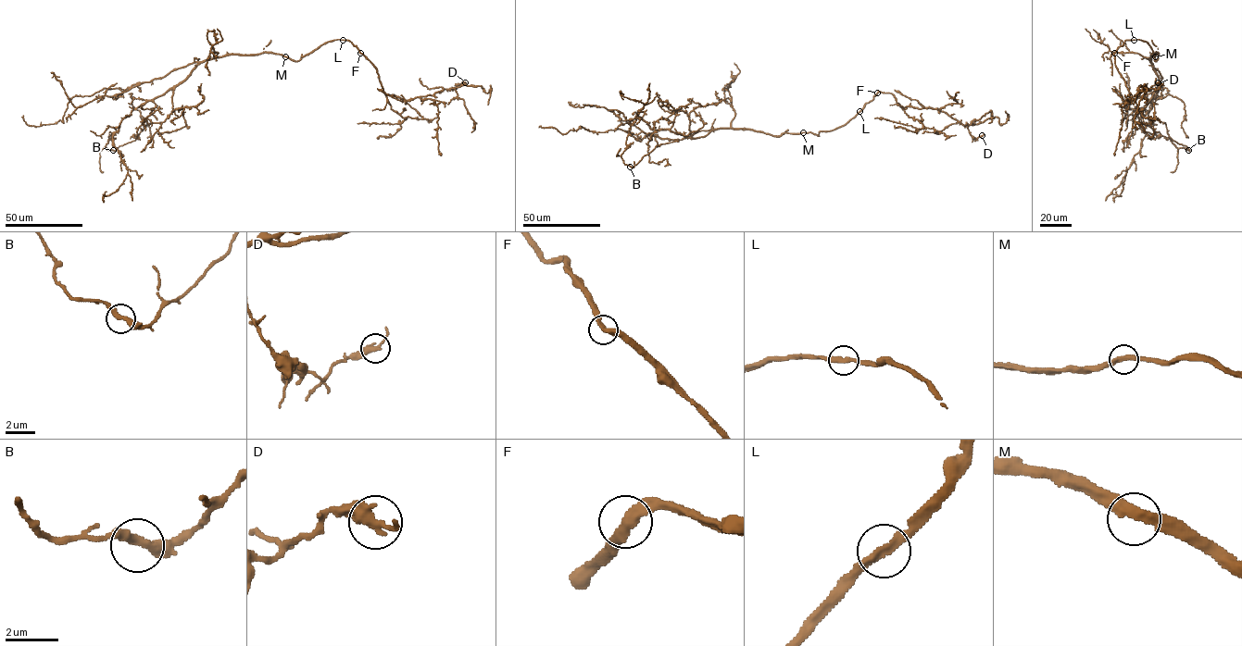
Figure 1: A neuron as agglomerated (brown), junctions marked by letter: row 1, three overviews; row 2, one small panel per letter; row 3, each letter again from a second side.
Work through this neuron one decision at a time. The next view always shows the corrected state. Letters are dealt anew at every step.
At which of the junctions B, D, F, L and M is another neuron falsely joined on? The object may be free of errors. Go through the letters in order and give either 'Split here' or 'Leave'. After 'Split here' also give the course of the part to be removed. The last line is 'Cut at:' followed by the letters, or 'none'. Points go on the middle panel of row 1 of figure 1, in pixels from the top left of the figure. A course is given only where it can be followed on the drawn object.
B: Leave
D: Leave
F: Leave
L: Leave
M: Leave
Cut at: none

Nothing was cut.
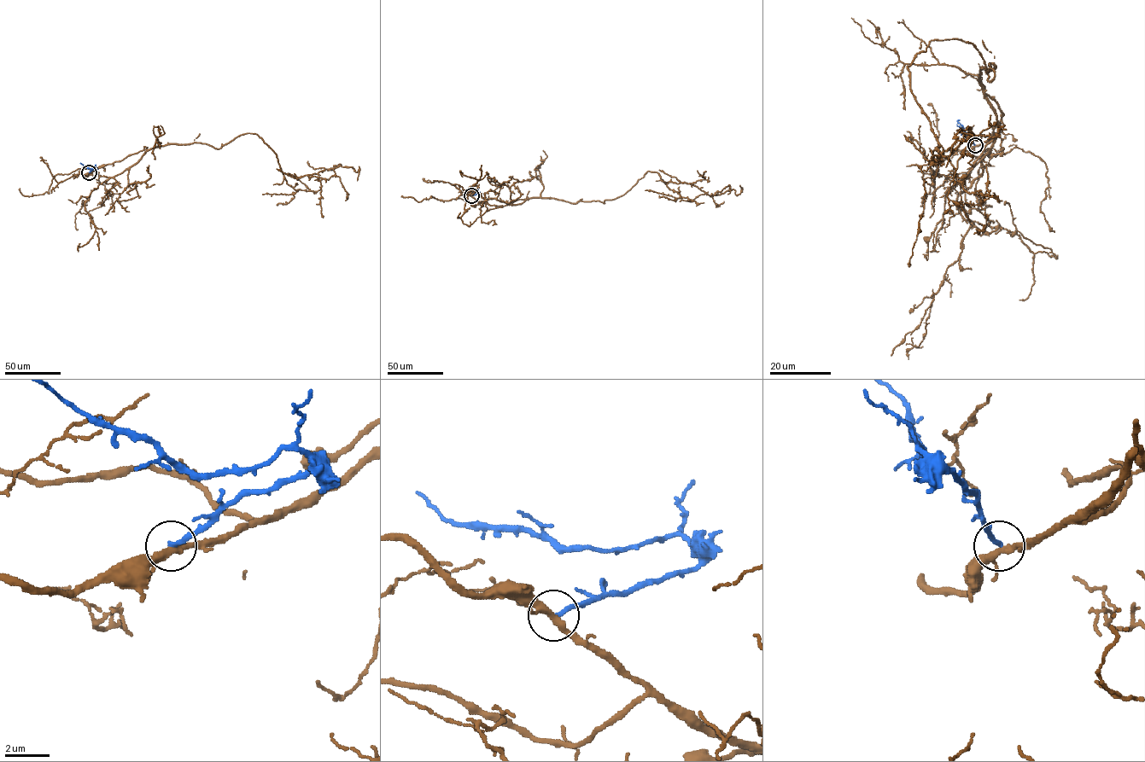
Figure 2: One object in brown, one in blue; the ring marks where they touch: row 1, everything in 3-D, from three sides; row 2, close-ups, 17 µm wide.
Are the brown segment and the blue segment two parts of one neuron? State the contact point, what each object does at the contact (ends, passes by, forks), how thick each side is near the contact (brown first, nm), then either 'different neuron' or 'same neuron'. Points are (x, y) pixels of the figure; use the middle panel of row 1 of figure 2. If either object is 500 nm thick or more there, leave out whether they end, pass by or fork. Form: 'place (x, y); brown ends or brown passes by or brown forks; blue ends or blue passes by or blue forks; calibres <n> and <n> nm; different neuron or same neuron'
place (471, 195); brown forks; blue ends; calibres 240 and 200 nm; different neuron

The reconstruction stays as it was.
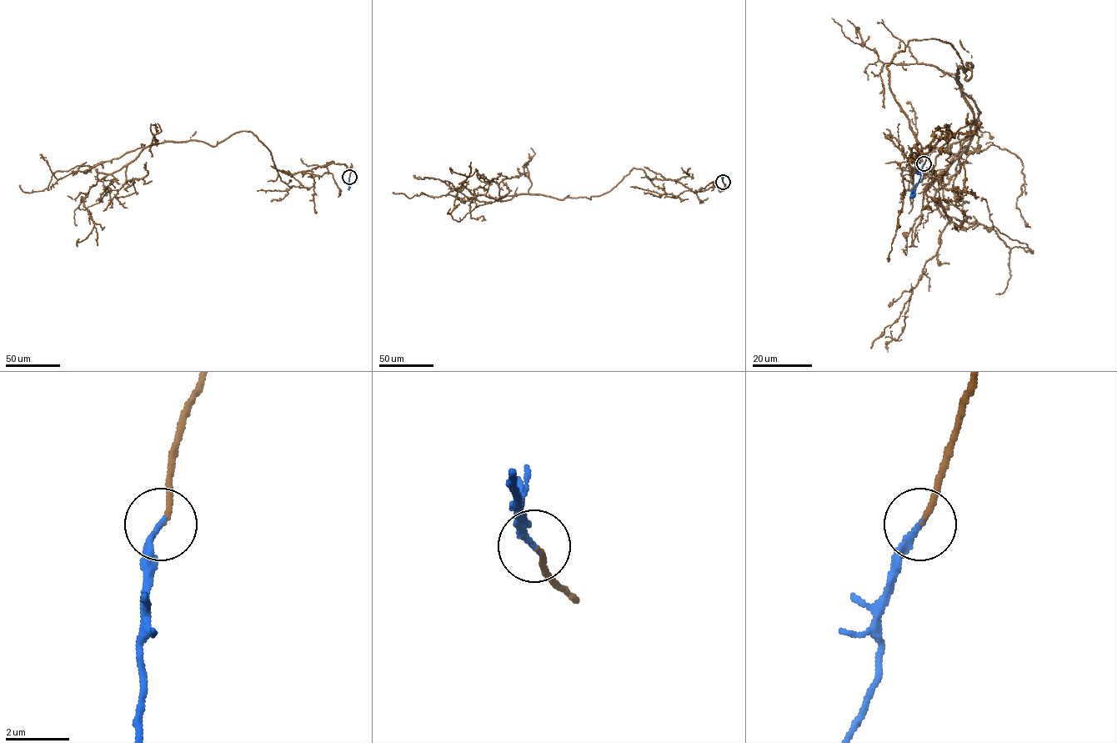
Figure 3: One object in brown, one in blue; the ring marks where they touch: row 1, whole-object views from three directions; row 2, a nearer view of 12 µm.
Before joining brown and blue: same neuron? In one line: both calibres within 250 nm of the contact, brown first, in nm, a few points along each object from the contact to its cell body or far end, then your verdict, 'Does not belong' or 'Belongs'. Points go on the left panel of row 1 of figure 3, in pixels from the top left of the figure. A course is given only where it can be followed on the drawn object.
Thickness 150 nm (brown) against 200 nm. Course of brown: (349, 177), (333, 163), (277, 170), (240, 131), (214, 146), (148, 145), (77, 208), (117, 189). Course of blue: (349, 177), (348, 189). Belongs

